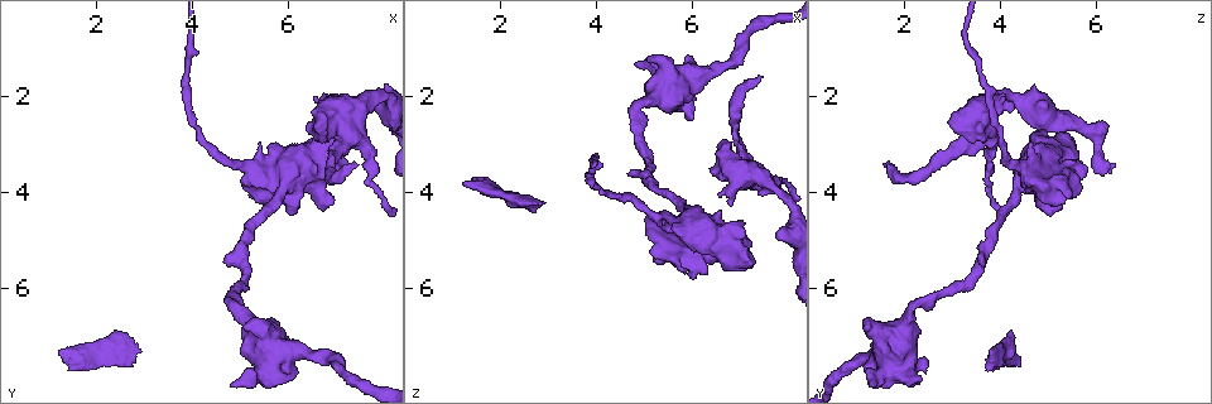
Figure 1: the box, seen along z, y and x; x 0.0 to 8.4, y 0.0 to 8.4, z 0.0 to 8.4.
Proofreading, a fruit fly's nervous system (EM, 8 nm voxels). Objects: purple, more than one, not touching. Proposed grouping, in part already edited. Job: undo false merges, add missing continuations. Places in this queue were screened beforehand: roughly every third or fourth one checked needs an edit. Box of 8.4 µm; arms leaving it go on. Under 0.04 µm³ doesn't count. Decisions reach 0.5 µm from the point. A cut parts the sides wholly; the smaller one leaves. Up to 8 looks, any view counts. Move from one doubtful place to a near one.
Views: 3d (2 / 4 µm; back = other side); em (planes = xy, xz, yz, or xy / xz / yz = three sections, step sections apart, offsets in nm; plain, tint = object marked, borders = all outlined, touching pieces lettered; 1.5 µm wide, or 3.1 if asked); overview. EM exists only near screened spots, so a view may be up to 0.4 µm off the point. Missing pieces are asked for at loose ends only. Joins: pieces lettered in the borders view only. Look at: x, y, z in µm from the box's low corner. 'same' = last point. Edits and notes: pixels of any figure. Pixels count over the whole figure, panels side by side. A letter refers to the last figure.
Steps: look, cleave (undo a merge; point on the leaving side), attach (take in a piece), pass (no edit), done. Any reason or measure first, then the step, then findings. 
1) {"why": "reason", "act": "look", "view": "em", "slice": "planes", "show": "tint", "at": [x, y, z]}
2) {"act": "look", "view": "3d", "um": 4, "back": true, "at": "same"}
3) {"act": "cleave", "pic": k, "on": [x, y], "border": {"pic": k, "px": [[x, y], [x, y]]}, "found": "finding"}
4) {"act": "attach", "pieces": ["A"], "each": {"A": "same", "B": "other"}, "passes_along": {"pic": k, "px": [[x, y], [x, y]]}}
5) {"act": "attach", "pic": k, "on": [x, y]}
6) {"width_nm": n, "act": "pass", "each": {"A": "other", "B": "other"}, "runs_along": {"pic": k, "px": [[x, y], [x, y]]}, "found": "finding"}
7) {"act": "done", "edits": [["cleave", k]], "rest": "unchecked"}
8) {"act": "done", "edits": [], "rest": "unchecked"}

{"why": "free end", "act": "look", "view": "3d", "um": 2, "at": [7.45, 3.50, 1.55]}

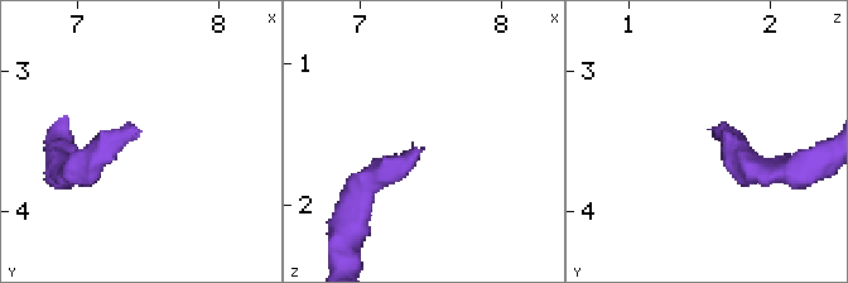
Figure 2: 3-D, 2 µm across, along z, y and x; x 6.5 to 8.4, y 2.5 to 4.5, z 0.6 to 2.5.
{"act": "look", "view": "em", "slice": "planes", "show": "borders", "at": [7.42, 3.48, 1.60]}

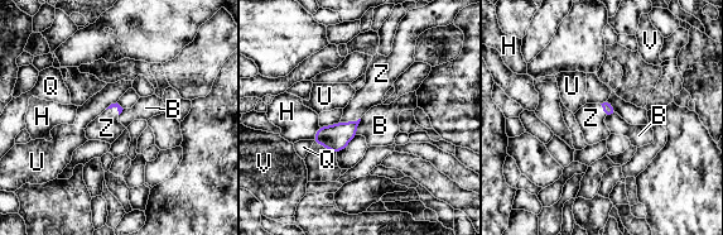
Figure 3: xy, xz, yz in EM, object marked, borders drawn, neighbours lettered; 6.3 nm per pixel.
{"act": "attach", "pieces": ["Z"], "each": {"B": "other", "H": "other", "Q": "other", "U": "other", "V": "other", "Z": "same"}, "passes_along": {"pic": 3, "px": [[335, 138], [350, 121], [371, 94]]}, "found": "the neuron continues"}

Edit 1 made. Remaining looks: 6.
{"why": "see it whole again", "act": "look", "view": "overview"}

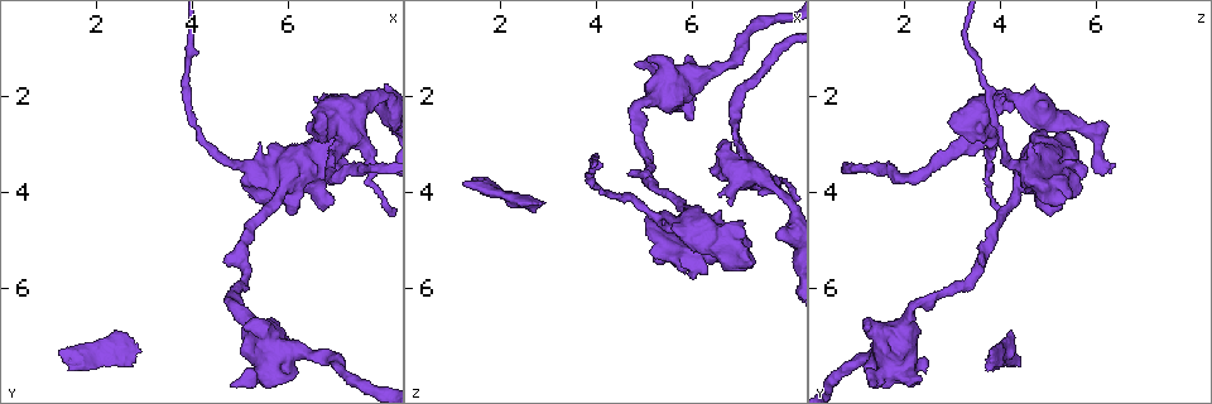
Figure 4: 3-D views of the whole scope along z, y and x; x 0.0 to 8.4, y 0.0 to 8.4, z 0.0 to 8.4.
{"why": "calibre changes", "act": "look", "view": "em", "slice": "xy", "step": 8, "show": "tint", "at": [5.00, 6.45, 2.15]}

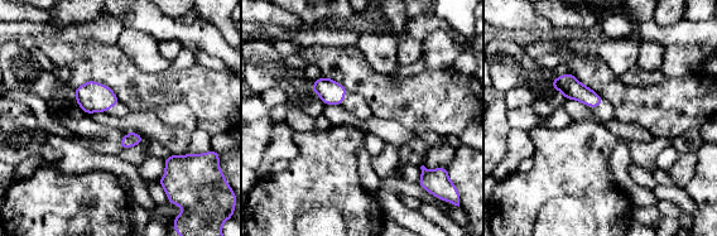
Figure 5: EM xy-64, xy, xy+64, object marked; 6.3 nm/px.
{"why": "another direction", "act": "look", "view": "em", "slice": "xz", "step": 8, "show": "borders", "at": "same"}

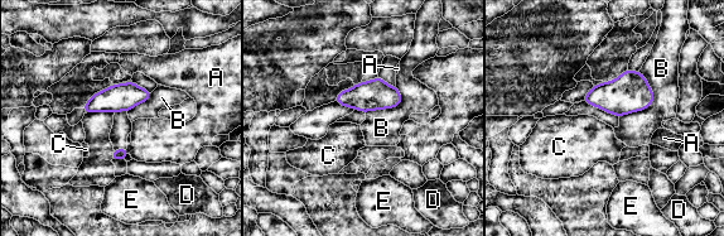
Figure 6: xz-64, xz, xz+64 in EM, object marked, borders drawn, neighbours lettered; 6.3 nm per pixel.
{"act": "pass", "each": {"A": "other", "B": "other", "C": "other", "D": "other", "E": "other"}, "border": {"pic": 6, "px": [[640, 70], [653, 101], [619, 118]]}, "found": "one neuron here"}

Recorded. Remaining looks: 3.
{"why": "calibre changes", "act": "look", "view": "3d", "um": 4, "at": [5.05, 3.45, 4.40]}

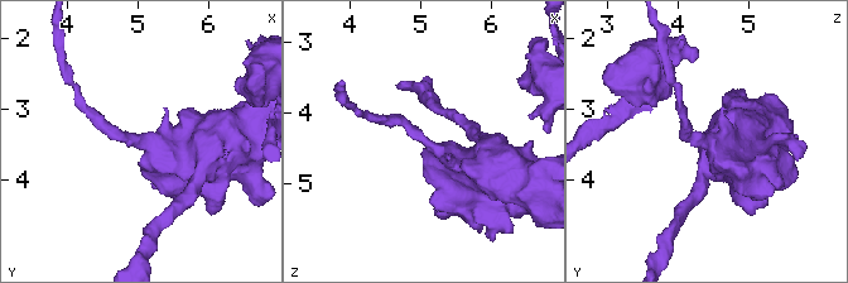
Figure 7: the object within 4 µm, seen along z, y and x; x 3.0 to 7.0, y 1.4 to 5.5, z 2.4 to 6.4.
{"arm_widths_nm": [170, 550], "act": "look", "view": "em", "slice": "planes", "show": "plain", "at": [5.05, 3.40, 4.40]}

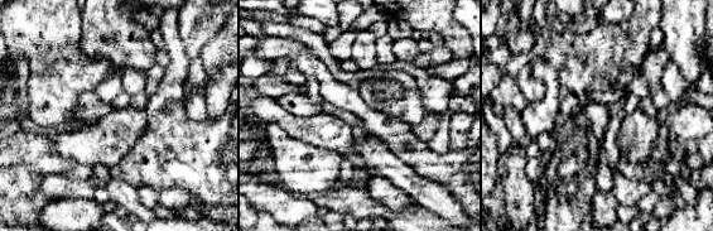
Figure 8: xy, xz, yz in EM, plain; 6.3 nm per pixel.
{"act": "look", "view": "em", "slice": "planes", "show": "borders", "at": "same"}

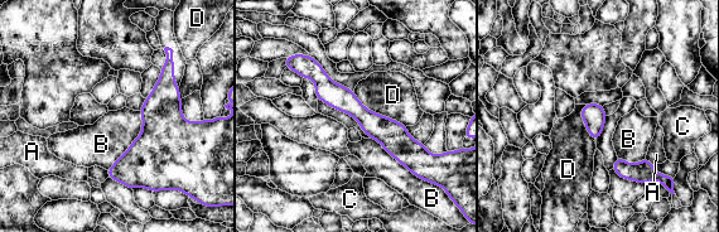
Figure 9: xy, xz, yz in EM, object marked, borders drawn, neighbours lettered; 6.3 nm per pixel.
{"width_nm": 140, "act": "pass", "each": {"A": "other", "B": "other", "C": "other", "D": "other"}, "runs_along": {"pic": 9, "px": [[298, 66], [408, 151], [420, 153]]}, "found": "all the same neuron"}

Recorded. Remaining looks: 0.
{"act": "done", "edits": [["attach", 3]], "rest": "unchecked"}

